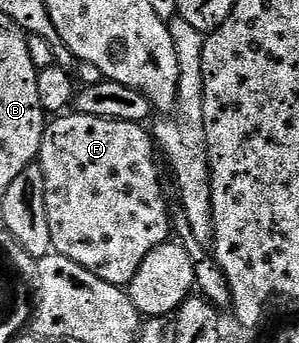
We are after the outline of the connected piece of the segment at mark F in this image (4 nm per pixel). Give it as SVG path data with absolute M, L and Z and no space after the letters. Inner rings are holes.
M79 111L50 119L41 139L39 163L43 170L53 252L71 258L71 262L91 270L103 282L128 286L131 278L135 278L135 270L143 266L143 258L171 236L171 204L165 201L157 158L159 162L150 129L140 123L89 117Z

